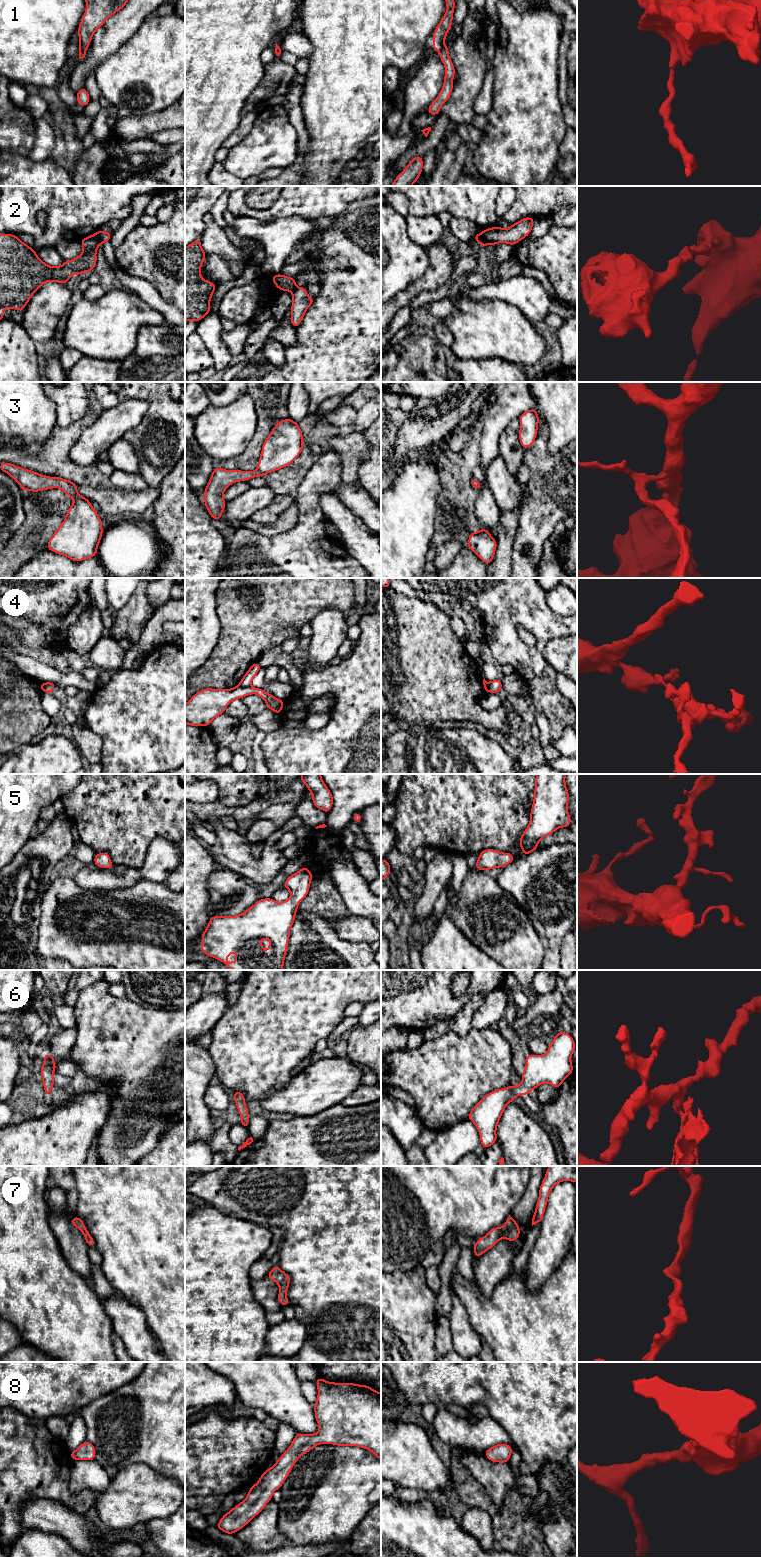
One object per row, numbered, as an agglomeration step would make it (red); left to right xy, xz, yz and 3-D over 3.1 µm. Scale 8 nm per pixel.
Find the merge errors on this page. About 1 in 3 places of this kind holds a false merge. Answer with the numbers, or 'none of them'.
1, 2, 4

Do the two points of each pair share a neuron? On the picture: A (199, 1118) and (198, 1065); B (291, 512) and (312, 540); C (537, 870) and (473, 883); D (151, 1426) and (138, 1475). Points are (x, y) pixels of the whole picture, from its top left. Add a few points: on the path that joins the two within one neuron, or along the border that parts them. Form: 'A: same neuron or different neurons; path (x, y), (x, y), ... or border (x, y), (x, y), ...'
A: same neuron; path (196, 1105), (196, 1078)
B: different neurons; border (296, 502), (297, 521), (290, 528), (278, 533)
C: different neurons; border (495, 879), (505, 891), (513, 895)
D: different neurons; border (119, 1469), (131, 1464), (144, 1463), (162, 1474)

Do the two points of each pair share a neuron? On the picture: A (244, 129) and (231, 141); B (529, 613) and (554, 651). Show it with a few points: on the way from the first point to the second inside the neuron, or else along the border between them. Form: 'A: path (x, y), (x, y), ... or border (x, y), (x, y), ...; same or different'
A: path (241, 132), (234, 138); same
B: border (566, 636), (547, 643), (543, 651), (546, 663); different

